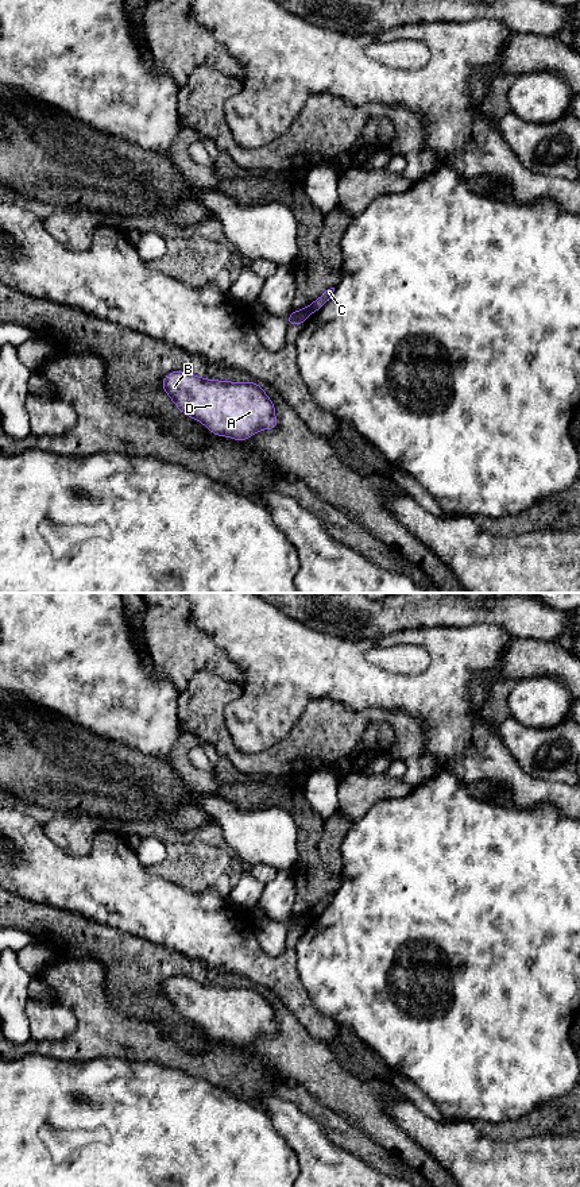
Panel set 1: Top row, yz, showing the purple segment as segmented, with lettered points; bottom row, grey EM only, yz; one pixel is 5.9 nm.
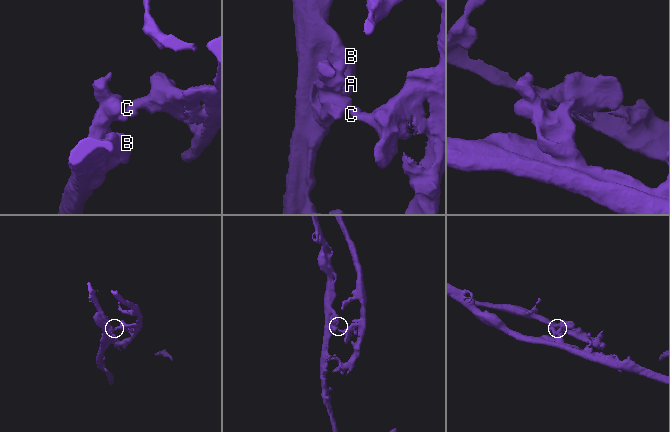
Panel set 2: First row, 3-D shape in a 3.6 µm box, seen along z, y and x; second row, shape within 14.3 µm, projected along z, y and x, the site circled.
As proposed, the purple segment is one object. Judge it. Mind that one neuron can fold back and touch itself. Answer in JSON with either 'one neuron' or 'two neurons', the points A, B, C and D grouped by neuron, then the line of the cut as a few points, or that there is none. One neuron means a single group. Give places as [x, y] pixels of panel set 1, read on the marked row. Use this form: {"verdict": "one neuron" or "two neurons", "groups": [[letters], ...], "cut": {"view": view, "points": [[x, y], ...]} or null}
{"verdict": "two neurons", "groups": [["A", "B", "D"], ["C"]], "cut": {"view": "yz", "points": [[312, 303], [313, 312]]}}

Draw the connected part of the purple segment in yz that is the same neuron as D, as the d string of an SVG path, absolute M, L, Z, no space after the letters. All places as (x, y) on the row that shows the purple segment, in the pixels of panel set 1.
M175 370L163 377L162 388L183 415L202 423L216 436L245 442L259 431L278 428L274 402L254 381L236 384L206 379L186 370Z

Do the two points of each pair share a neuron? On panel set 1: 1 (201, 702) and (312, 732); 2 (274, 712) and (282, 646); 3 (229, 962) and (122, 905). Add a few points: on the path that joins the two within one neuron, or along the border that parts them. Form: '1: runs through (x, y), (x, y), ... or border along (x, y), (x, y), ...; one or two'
1: runs through (219, 735), (223, 743), (240, 760), (279, 760); one
2: runs through (277, 696), (282, 681), (282, 662); one
3: runs through (202, 935), (190, 922), (177, 920), (149, 906); one

